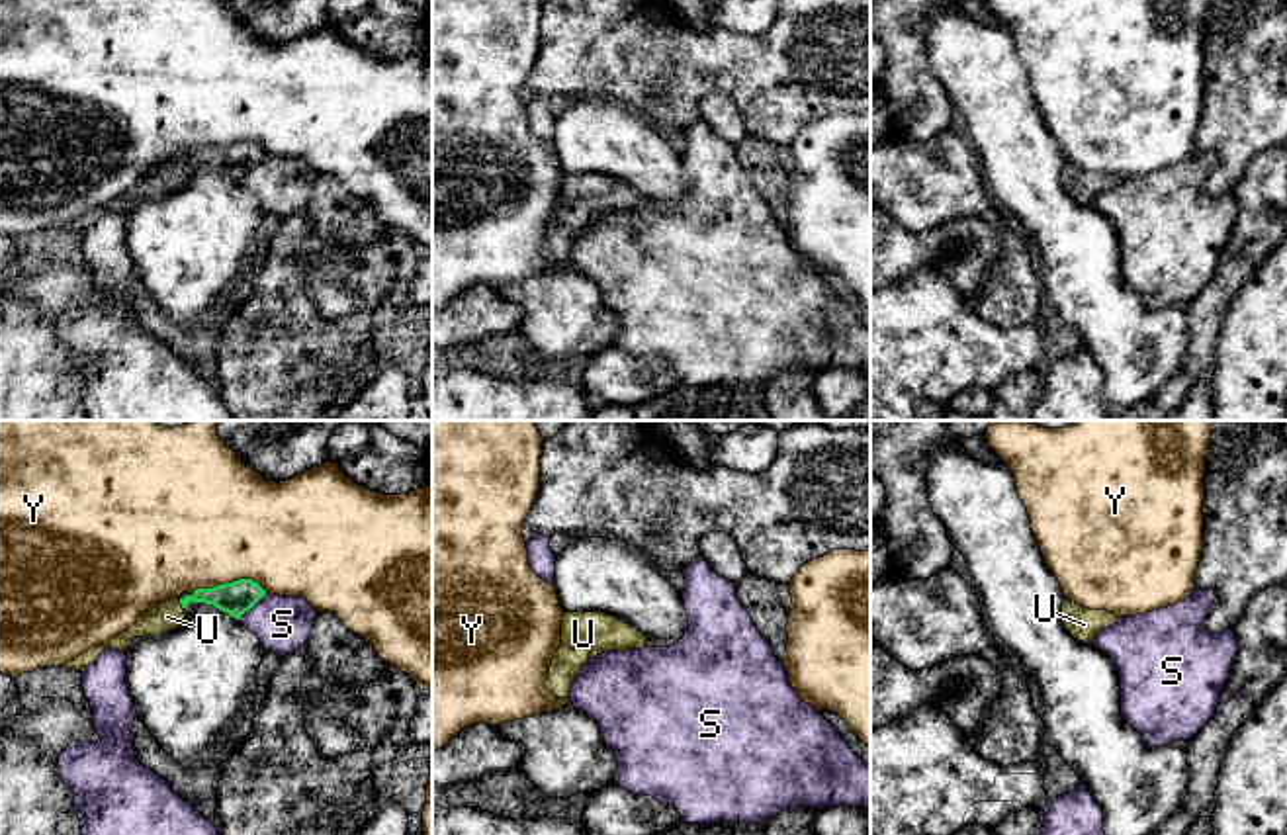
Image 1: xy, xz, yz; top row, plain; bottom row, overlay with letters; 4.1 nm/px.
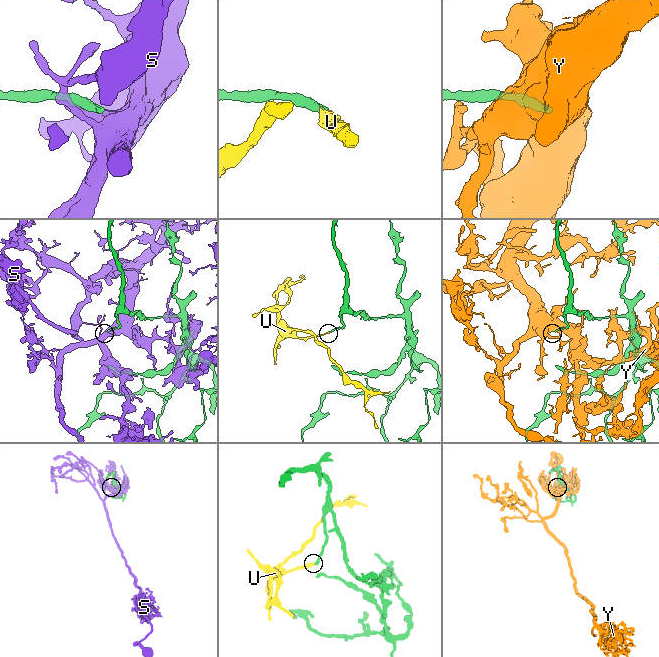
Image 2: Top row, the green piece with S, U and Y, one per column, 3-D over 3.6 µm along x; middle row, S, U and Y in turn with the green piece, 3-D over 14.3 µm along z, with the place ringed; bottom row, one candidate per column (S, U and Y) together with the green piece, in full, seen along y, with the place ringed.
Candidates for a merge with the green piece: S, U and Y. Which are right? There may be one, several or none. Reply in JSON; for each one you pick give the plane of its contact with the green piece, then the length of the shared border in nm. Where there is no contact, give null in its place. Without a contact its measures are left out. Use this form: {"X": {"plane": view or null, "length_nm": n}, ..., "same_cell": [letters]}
{"U": {"plane": "xy", "length_nm": 50}, "same_cell": ["U"]}

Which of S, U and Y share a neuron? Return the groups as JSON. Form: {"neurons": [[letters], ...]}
{"neurons": [["S"], ["U"], ["Y"]]}

